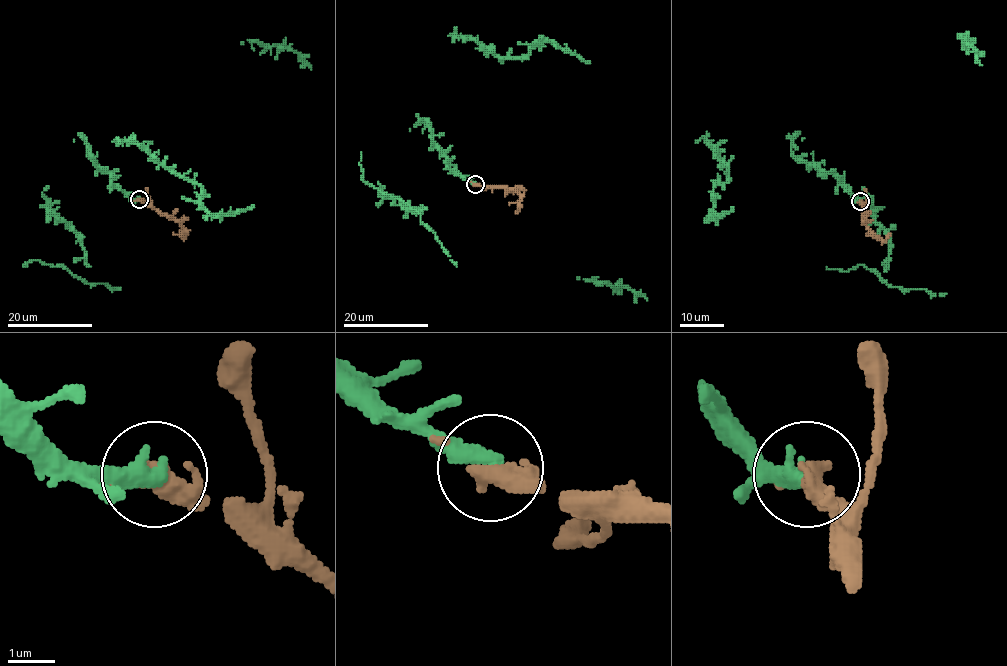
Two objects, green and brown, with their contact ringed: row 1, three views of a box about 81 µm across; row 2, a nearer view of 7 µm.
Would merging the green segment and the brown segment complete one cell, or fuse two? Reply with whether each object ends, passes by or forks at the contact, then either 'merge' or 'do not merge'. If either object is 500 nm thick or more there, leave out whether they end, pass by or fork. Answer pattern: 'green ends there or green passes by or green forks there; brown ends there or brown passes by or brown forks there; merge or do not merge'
green ends there; brown forks there; merge

